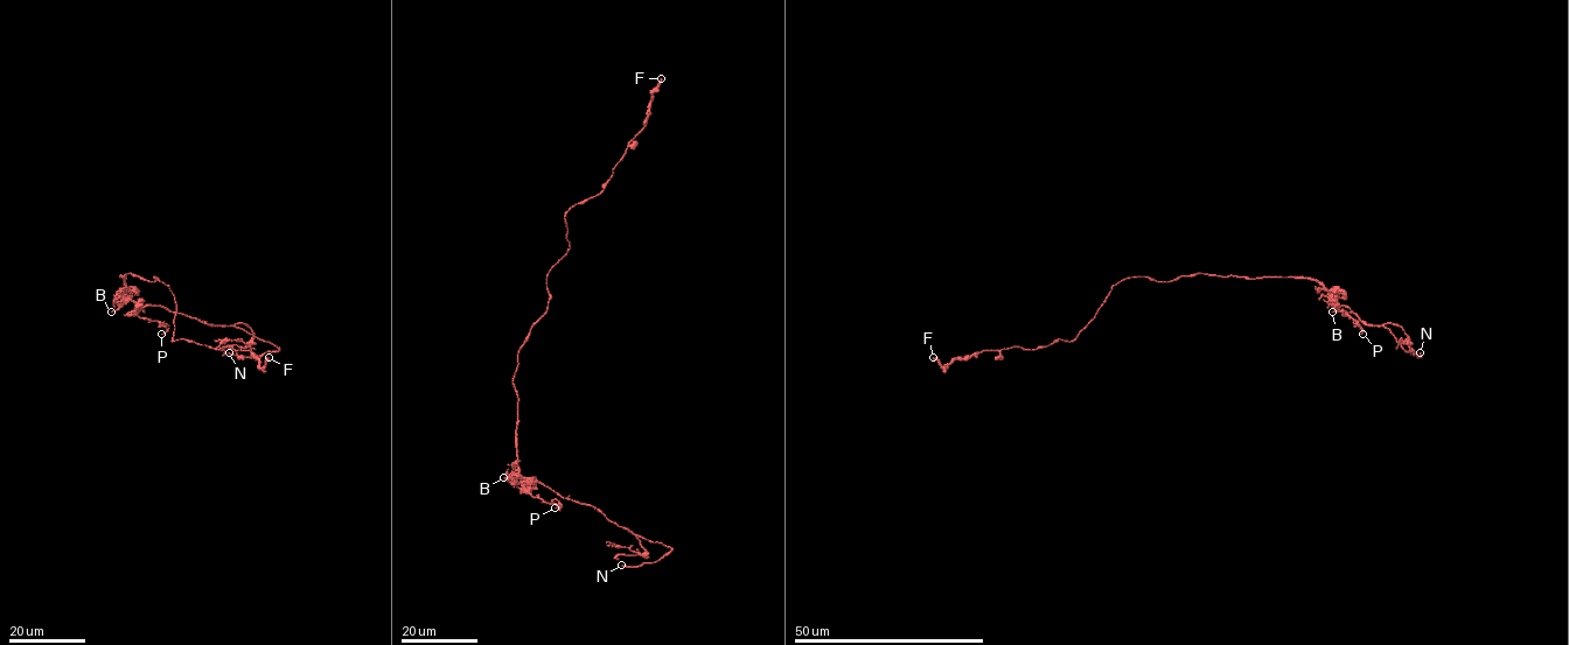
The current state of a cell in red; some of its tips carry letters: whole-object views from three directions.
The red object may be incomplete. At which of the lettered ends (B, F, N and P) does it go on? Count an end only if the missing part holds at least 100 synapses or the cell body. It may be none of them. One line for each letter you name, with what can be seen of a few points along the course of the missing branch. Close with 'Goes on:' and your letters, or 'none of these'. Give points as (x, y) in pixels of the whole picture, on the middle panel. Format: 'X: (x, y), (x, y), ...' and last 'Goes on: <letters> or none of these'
N: (621, 565), (592, 569), (586, 560), (584, 565)
Goes on: N

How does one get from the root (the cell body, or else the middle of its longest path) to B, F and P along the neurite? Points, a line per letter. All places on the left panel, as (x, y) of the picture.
B: (125, 275), (119, 277), (125, 278), (119, 307), (111, 312)
F: (125, 275), (151, 282), (155, 277), (169, 287), (176, 305), (173, 341), (248, 350), (260, 367), (269, 357)
P: (125, 275), (119, 277), (125, 278), (125, 294), (137, 306), (137, 314), (160, 321), (166, 328), (161, 334)

